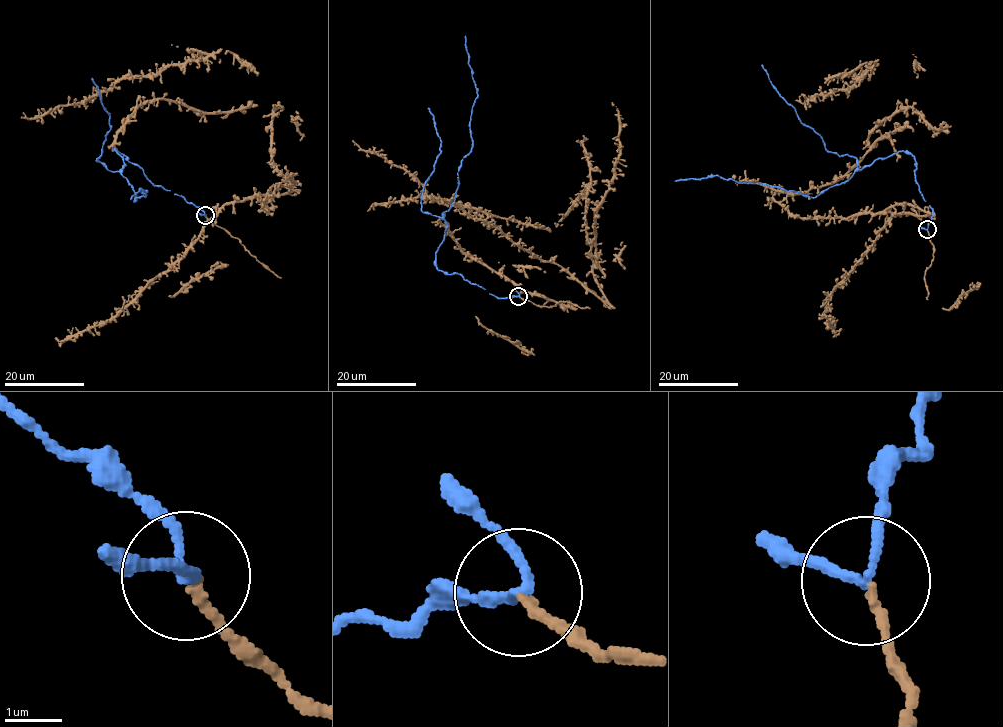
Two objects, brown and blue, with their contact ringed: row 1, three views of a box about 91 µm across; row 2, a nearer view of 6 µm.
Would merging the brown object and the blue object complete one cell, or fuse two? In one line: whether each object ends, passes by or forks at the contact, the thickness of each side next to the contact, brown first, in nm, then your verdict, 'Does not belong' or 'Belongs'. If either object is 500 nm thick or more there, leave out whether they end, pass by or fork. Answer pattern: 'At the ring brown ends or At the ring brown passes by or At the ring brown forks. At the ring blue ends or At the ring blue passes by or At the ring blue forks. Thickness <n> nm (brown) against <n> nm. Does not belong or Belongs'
At the ring brown ends. At the ring blue passes by. Thickness 150 nm (brown) against 150 nm. Belongs

